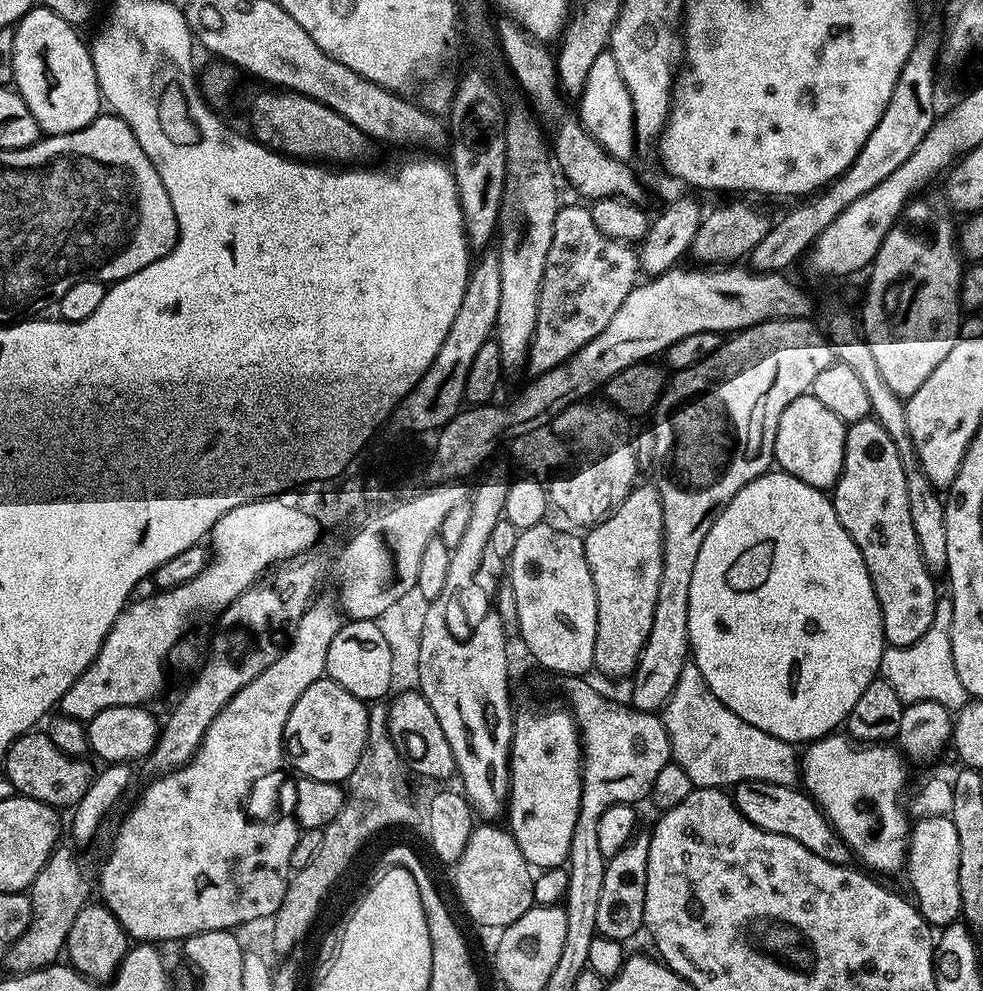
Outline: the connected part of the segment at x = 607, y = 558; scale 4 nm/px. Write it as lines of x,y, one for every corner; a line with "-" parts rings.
637,483
632,493
602,523
587,529
583,542
598,606
595,671
604,676
631,677
650,634
650,626
654,626
654,606
662,582
664,518
655,483

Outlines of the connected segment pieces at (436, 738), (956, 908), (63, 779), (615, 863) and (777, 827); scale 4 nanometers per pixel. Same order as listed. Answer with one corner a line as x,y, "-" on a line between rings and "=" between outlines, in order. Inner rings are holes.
419,690
397,691
391,697
390,727
394,746
411,771
413,768
418,775
428,780
444,780
455,773
454,754
450,750
450,742
446,742
442,725
438,723
438,714
430,710
430,702
426,702
=
951,815
938,818
922,818
911,825
908,837
906,873
911,895
924,919
937,929
961,919
962,894
958,886
958,830
954,830
=
33,730
25,732
8,748
2,761
4,776
12,783
11,791
21,796
29,796
43,804
51,804
57,810
71,809
86,794
92,785
94,768
87,759
67,756
54,742
50,742
47,731
=
639,829
615,853
605,861
602,876
601,895
598,898
596,931
599,935
628,941
638,930
643,929
645,916
646,869
649,866
651,833
=
744,780
735,785
731,798
737,810
754,826
770,830
774,834
782,834
786,838
794,838
794,842
802,842
806,850
818,854
818,858
826,858
832,864
849,863
850,853
846,842
824,817
824,811
816,801
799,787

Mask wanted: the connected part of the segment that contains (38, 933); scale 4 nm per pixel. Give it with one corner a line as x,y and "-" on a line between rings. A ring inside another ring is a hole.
57,846
52,851
51,858
38,870
30,889
32,901
32,921
29,928
17,940
7,945
7,952
2,957
2,963
8,967
12,974
37,972
40,968
46,968
50,964
57,963
65,951
70,926
74,926
74,918
89,903
94,892
94,868
88,865
84,856
75,852
77,849

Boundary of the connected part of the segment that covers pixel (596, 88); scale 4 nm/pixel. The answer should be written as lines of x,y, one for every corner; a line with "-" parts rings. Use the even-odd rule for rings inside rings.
605,50
590,66
590,70
587,72
586,86
583,87
578,103
580,103
578,119
587,133
616,159
625,162
631,161
631,156
636,150
633,102
610,50

